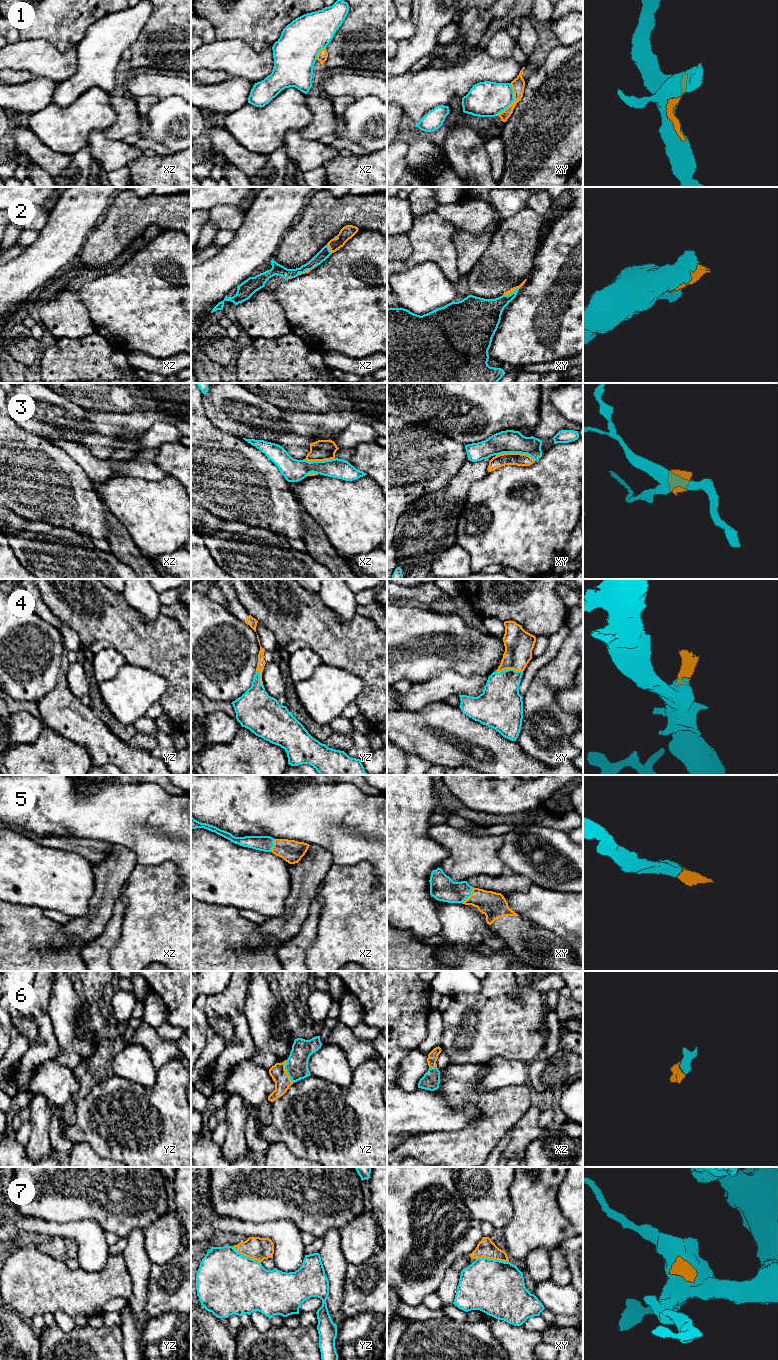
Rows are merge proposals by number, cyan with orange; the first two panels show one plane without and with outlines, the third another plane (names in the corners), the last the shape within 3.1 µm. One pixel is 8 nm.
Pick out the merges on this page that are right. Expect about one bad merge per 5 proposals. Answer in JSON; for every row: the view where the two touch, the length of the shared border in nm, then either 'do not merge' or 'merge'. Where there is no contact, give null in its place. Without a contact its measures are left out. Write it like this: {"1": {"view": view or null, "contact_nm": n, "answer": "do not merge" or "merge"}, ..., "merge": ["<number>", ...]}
{"1": {"view": "xy", "contact_nm": 300, "answer": "do not merge"}, "2": {"view": "xy", "contact_nm": 150, "answer": "merge"}, "3": {"view": "xy", "contact_nm": 320, "answer": "do not merge"}, "4": {"view": "xy", "contact_nm": 220, "answer": "merge"}, "5": {"view": "xy", "contact_nm": 160, "answer": "merge"}, "6": {"view": "yz", "contact_nm": 190, "answer": "merge"}, "7": {"view": "xy", "contact_nm": 260, "answer": "do not merge"}, "merge": ["2", "4", "5", "6"]}

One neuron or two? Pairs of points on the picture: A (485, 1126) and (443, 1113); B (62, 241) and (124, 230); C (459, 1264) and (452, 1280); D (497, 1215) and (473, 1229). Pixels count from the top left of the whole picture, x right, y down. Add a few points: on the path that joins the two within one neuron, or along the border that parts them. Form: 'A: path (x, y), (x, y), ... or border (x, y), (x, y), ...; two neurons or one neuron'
A: border (482, 1111), (482, 1116), (473, 1124), (452, 1132); two neurons
B: border (98, 224), (88, 235), (77, 257); two neurons
C: border (451, 1267), (460, 1273); two neurons
D: border (465, 1205), (470, 1214), (480, 1223); two neurons

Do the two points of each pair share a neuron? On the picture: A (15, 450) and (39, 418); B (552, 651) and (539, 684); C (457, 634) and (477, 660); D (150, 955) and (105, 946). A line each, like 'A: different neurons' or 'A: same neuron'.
A: different neurons
B: different neurons
C: same neuron
D: different neurons

